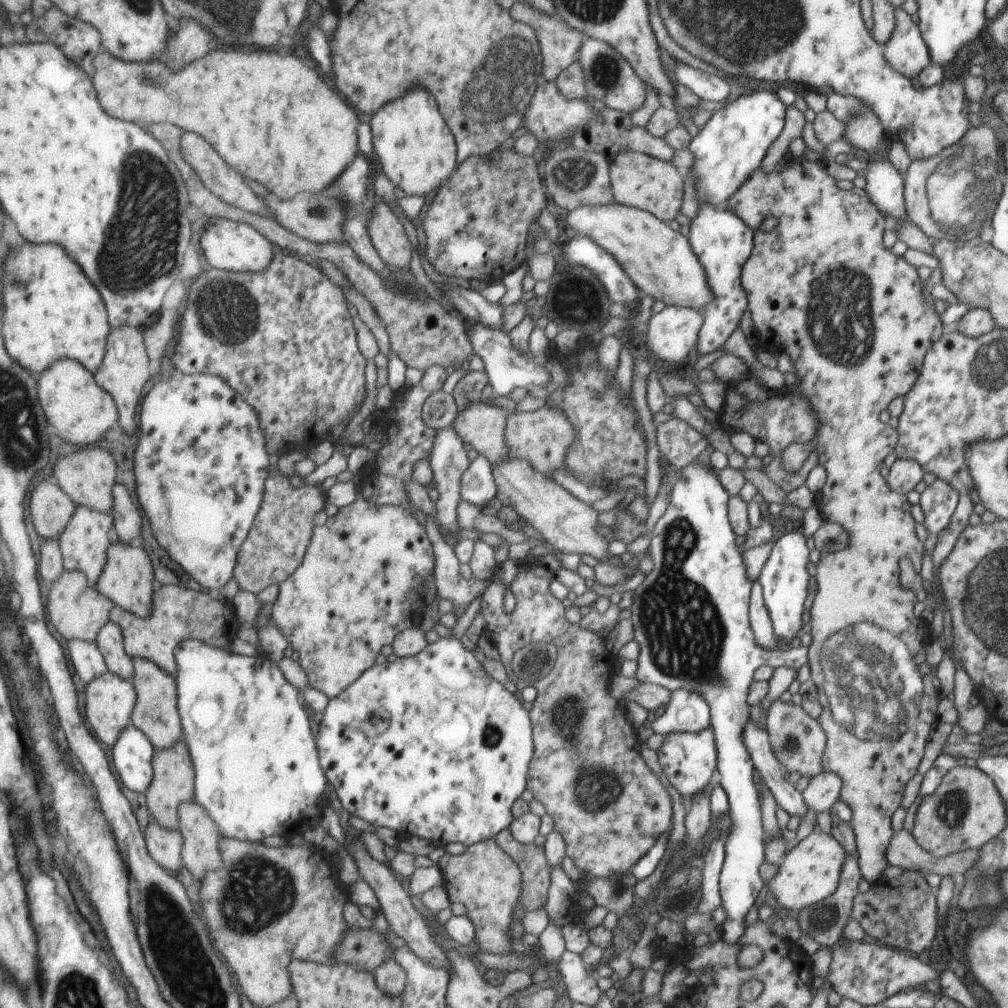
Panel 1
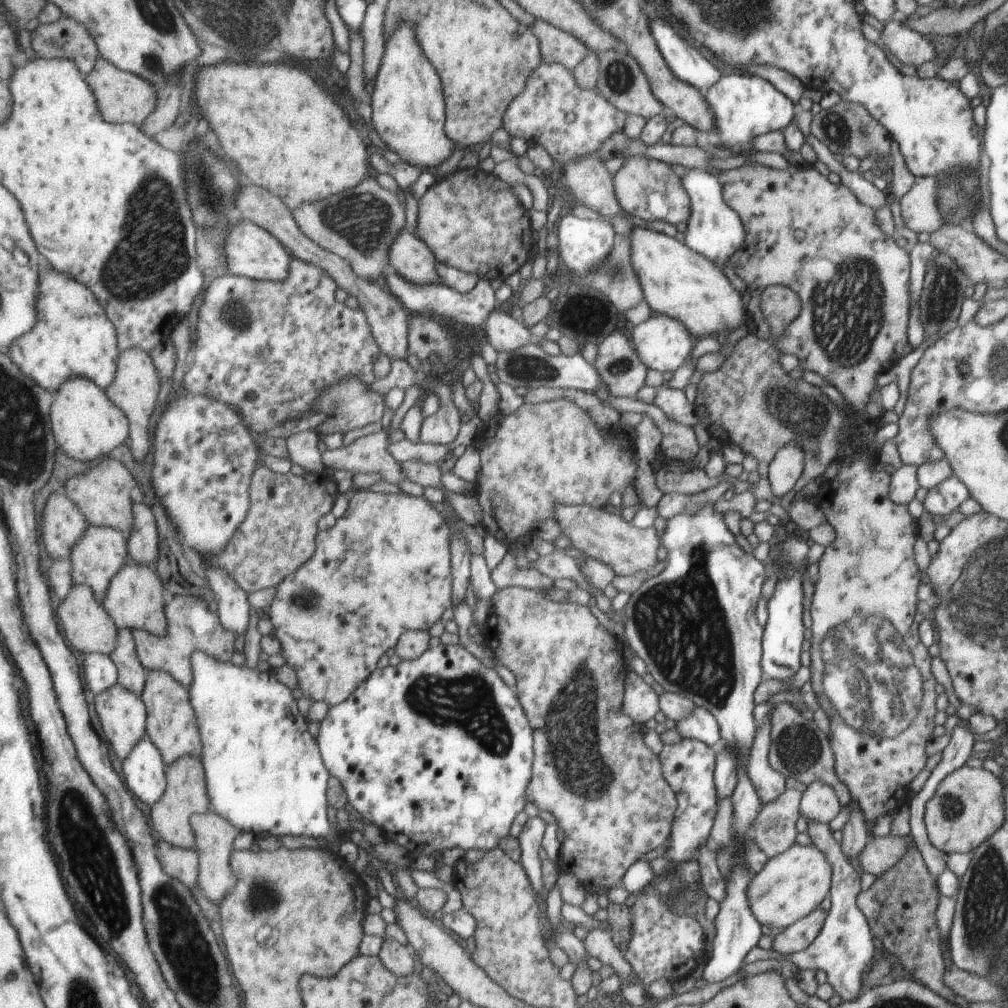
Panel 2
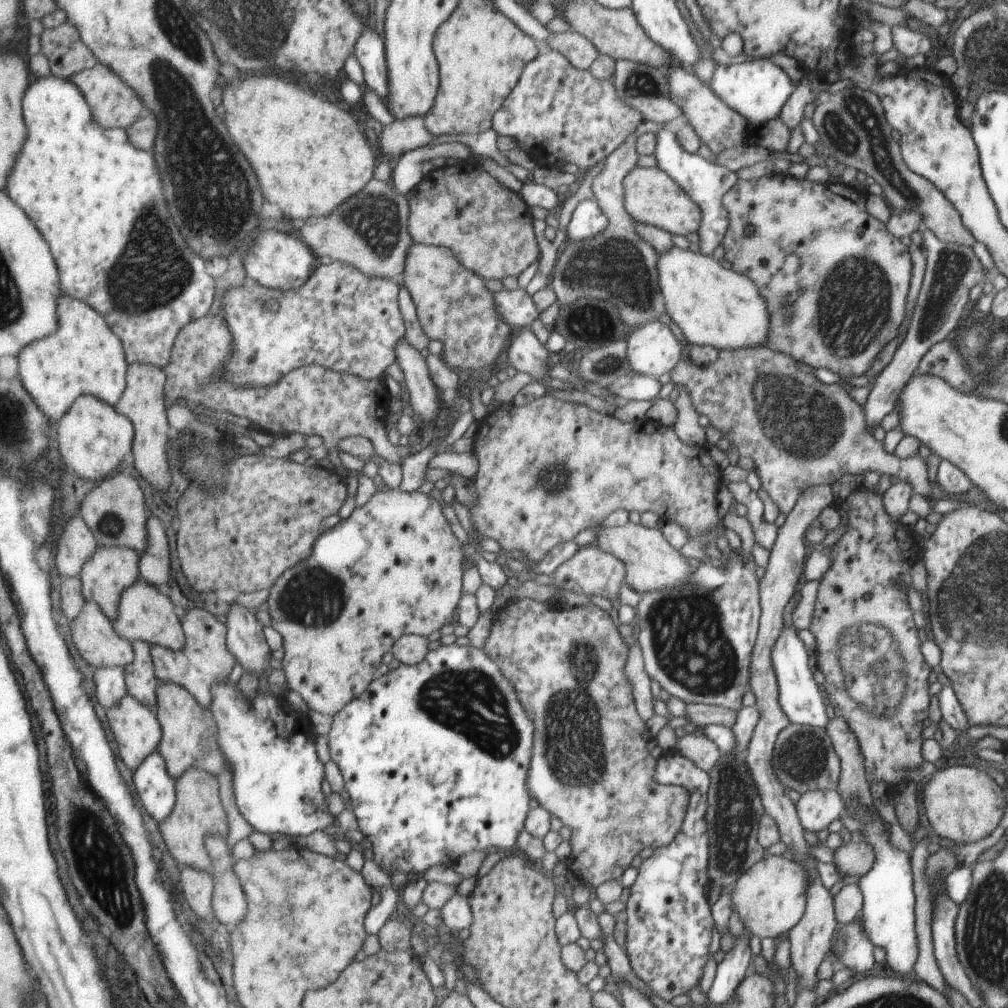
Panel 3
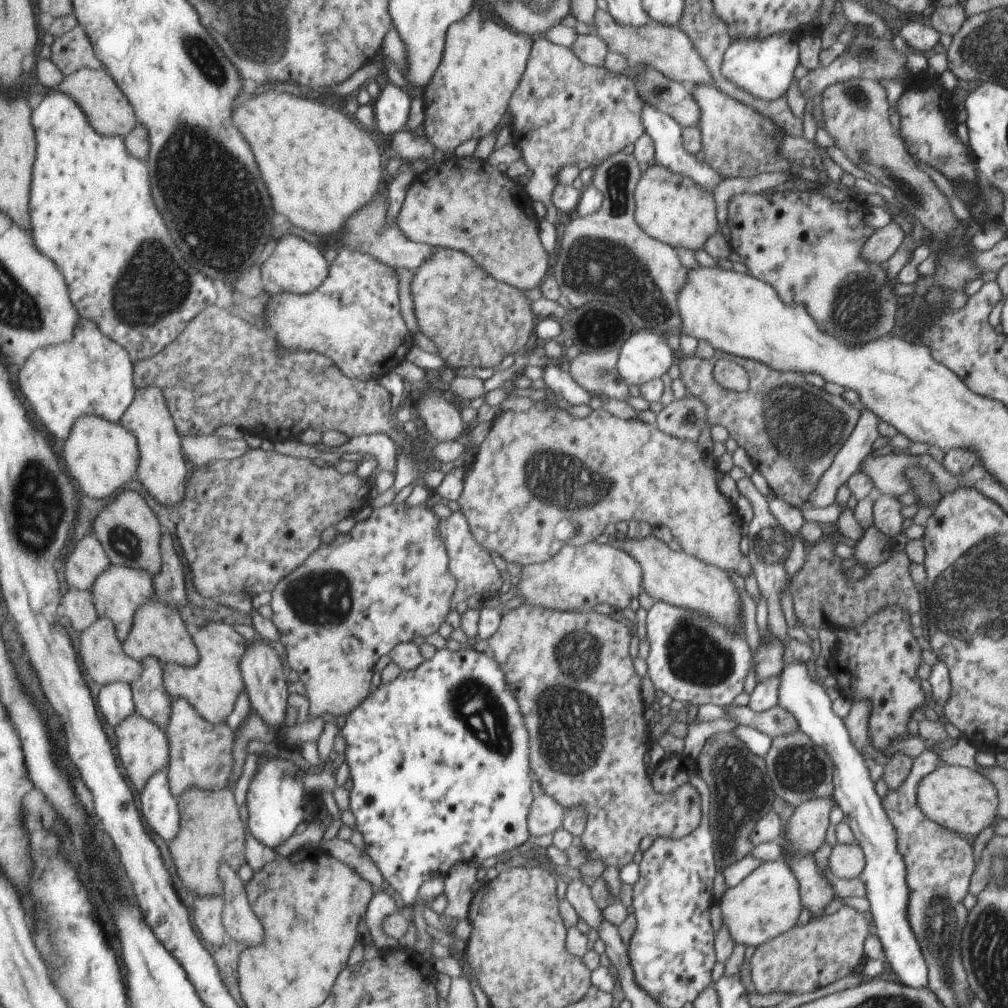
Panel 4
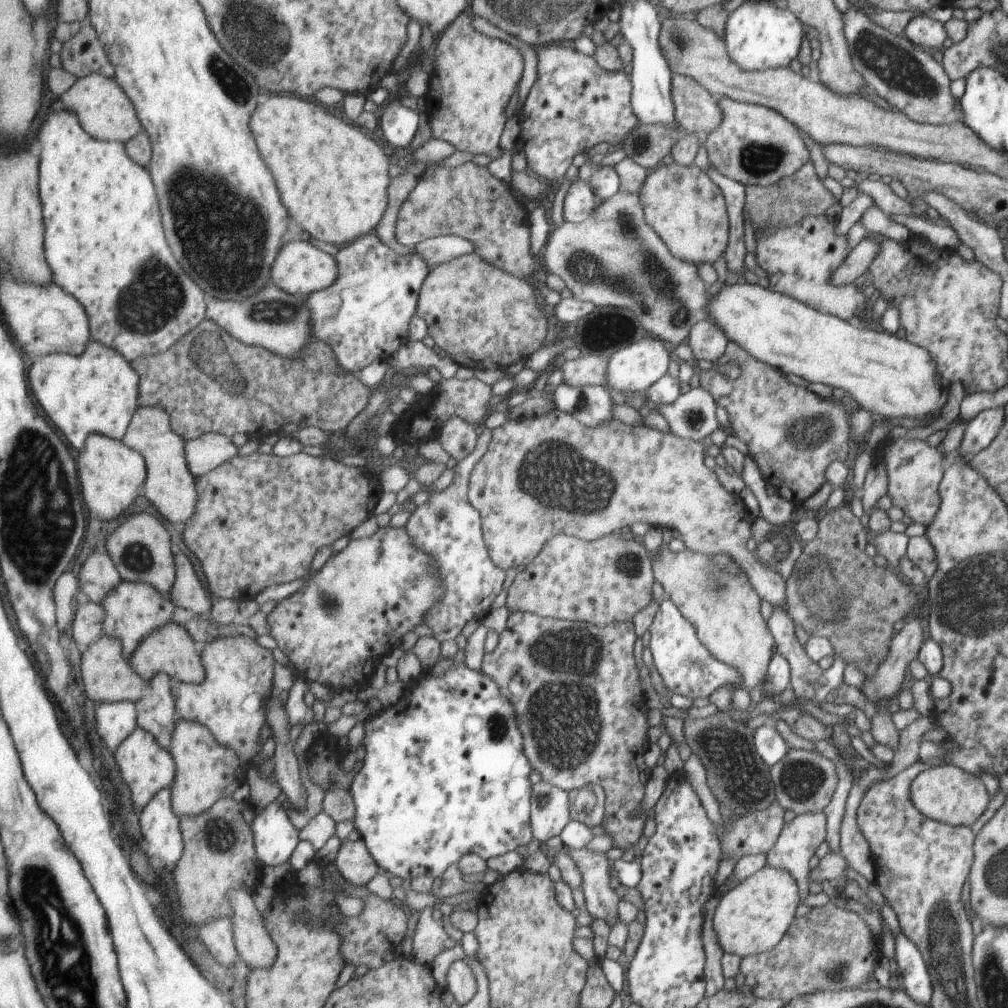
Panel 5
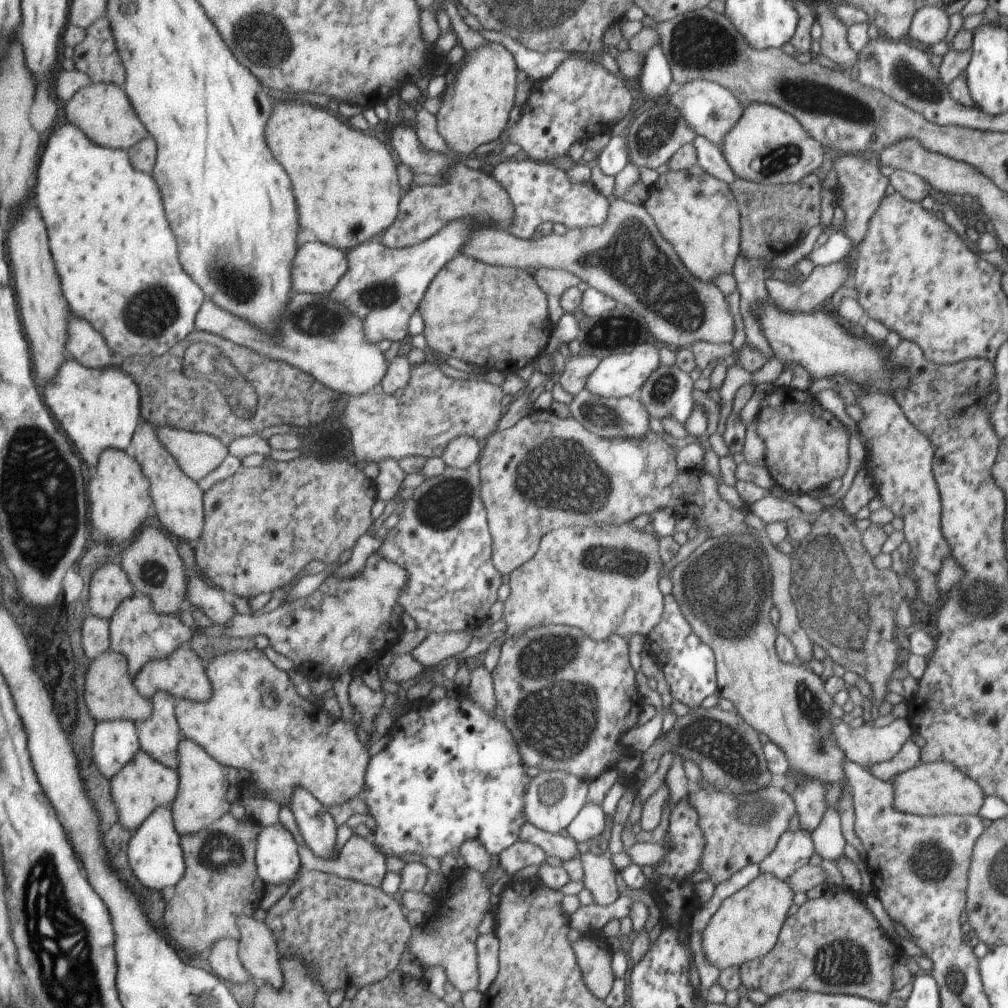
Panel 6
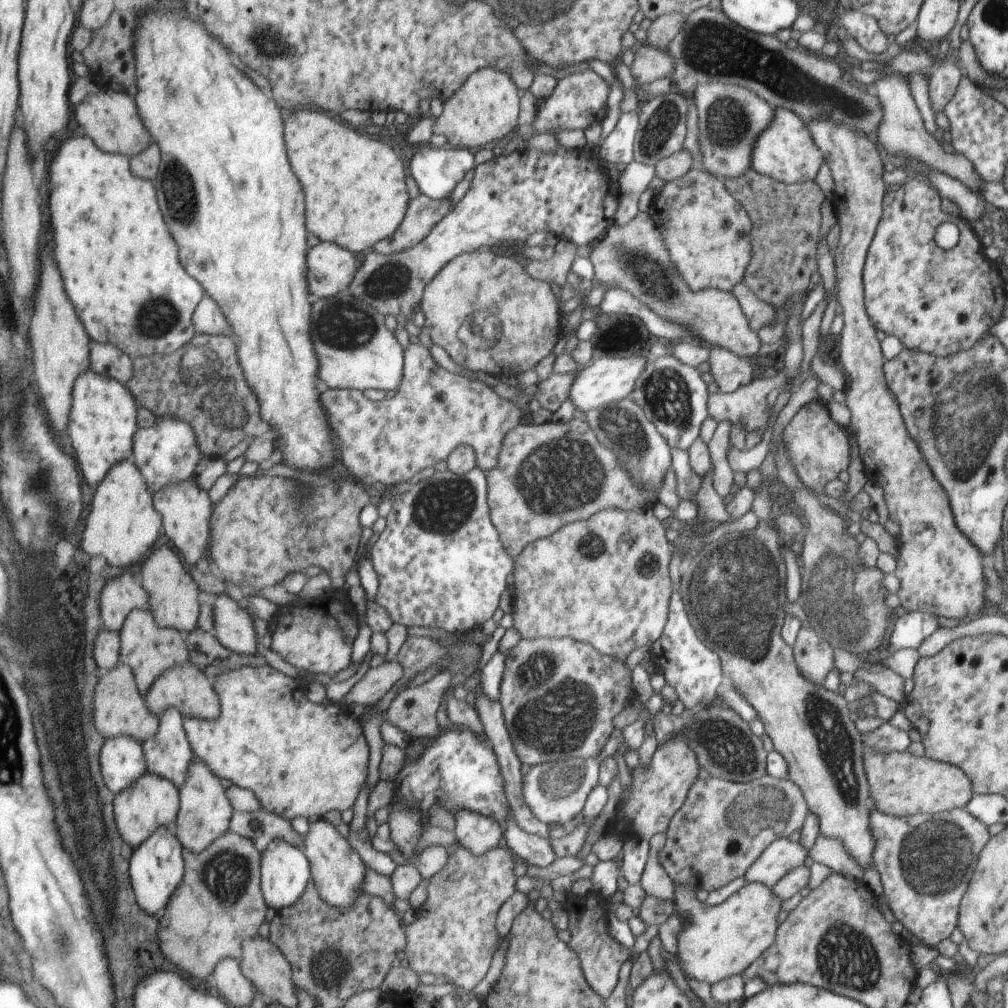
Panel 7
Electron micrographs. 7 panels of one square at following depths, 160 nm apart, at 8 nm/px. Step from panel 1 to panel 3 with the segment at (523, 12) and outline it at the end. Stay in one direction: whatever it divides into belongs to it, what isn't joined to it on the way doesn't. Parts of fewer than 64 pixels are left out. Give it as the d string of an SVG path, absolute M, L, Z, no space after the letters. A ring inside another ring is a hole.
M573 30L549 33L544 40L544 48L561 53L573 66L581 70L588 70L598 55L596 48L586 38Z

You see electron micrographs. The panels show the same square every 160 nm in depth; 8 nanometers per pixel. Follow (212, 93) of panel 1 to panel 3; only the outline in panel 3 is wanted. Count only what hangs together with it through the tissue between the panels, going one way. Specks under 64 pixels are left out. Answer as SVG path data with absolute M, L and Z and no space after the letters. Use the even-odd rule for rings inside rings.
M98 62L93 68L85 69L73 75L71 79L84 93L96 122L105 129L127 130L148 111L140 93L127 84L109 65ZM247 76L239 80L239 84L227 84L223 106L227 110L227 128L235 144L253 164L265 198L298 224L312 216L331 214L375 178L377 156L369 146L369 140L365 142L359 124L355 126L357 120L337 104L307 92L297 82L289 82L287 78L281 80L281 76Z

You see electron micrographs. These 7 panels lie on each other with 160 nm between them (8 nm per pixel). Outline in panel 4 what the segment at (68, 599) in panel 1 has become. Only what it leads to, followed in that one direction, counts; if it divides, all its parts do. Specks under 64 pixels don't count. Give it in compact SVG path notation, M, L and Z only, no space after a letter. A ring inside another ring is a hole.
M99 617L88 629L80 634L80 653L83 666L95 683L101 686L117 681L131 684L143 672L141 661L125 652L124 644L117 634L116 624L107 617Z

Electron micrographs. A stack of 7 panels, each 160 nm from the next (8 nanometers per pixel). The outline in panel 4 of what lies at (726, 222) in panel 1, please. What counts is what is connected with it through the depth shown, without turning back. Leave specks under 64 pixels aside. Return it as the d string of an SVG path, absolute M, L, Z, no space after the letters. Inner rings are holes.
M642 101L641 116L643 117L644 132L651 138L654 153L650 164L661 165L669 169L672 173L680 174L682 177L688 177L700 189L712 194L713 188L724 179L721 173L711 168L705 161L699 161L688 150L684 148L683 127L677 121L674 121L669 115L657 110L653 105L647 105Z

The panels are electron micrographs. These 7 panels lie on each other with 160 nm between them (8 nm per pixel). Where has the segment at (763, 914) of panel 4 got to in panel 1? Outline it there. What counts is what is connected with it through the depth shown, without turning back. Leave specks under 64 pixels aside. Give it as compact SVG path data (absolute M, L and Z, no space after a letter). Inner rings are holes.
M815 826L812 832L797 844L789 847L784 859L777 866L776 875L767 882L768 890L778 903L777 913L795 915L805 907L814 907L837 888L843 862L843 850L837 840Z

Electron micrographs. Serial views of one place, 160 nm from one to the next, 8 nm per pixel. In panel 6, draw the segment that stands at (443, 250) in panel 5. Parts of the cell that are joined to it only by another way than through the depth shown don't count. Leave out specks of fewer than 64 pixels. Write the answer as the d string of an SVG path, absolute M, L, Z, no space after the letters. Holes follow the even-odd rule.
M622 198L610 200L609 212L603 223L596 227L567 229L562 234L536 235L531 239L520 239L505 231L477 231L464 244L464 255L476 258L490 265L536 270L539 267L559 269L574 274L589 288L613 299L617 304L640 314L645 326L657 344L669 344L678 349L689 347L703 340L713 344L730 342L733 336L733 320L723 300L724 294L711 281L700 281L685 268L672 245L660 235L655 220L649 216L644 205L634 205Z

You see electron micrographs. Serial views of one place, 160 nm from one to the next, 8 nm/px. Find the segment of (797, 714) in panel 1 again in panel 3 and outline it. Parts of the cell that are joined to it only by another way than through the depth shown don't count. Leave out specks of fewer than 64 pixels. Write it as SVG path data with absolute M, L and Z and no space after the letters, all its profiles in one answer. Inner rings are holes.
M790 722L777 733L770 763L777 780L784 788L791 788L800 795L817 789L836 790L837 788L840 762L823 727Z

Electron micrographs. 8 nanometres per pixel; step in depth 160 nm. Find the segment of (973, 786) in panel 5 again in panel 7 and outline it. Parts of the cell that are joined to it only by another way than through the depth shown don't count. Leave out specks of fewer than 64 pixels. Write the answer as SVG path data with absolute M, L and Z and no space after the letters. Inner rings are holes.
M865 750L864 772L867 775L868 792L873 800L874 812L889 817L930 815L964 807L972 798L972 783L966 773L956 765L916 757L907 752L877 753Z

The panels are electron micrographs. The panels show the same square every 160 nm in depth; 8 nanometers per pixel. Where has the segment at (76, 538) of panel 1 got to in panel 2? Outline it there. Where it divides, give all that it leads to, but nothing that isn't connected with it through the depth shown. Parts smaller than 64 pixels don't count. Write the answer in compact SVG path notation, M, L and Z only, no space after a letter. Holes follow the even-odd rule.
M89 525L72 550L69 559L72 562L72 577L75 584L88 584L101 604L107 596L113 577L131 561L127 535L118 528Z

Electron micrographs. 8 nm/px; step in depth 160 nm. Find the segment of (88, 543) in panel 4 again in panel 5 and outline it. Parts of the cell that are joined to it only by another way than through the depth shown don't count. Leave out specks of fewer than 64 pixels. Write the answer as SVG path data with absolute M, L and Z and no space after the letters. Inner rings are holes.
M107 550L93 551L82 562L77 576L80 578L80 590L88 600L101 604L105 597L123 581Z

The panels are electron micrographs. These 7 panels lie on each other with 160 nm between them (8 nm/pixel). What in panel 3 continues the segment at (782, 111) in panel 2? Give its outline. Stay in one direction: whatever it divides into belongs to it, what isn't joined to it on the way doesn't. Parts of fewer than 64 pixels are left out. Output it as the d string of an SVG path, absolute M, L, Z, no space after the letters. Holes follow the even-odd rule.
M770 57L741 64L717 65L713 74L708 80L708 87L720 99L737 111L746 121L749 121L753 128L762 125L764 122L777 119L781 107L793 90L787 74L778 66L769 62Z

